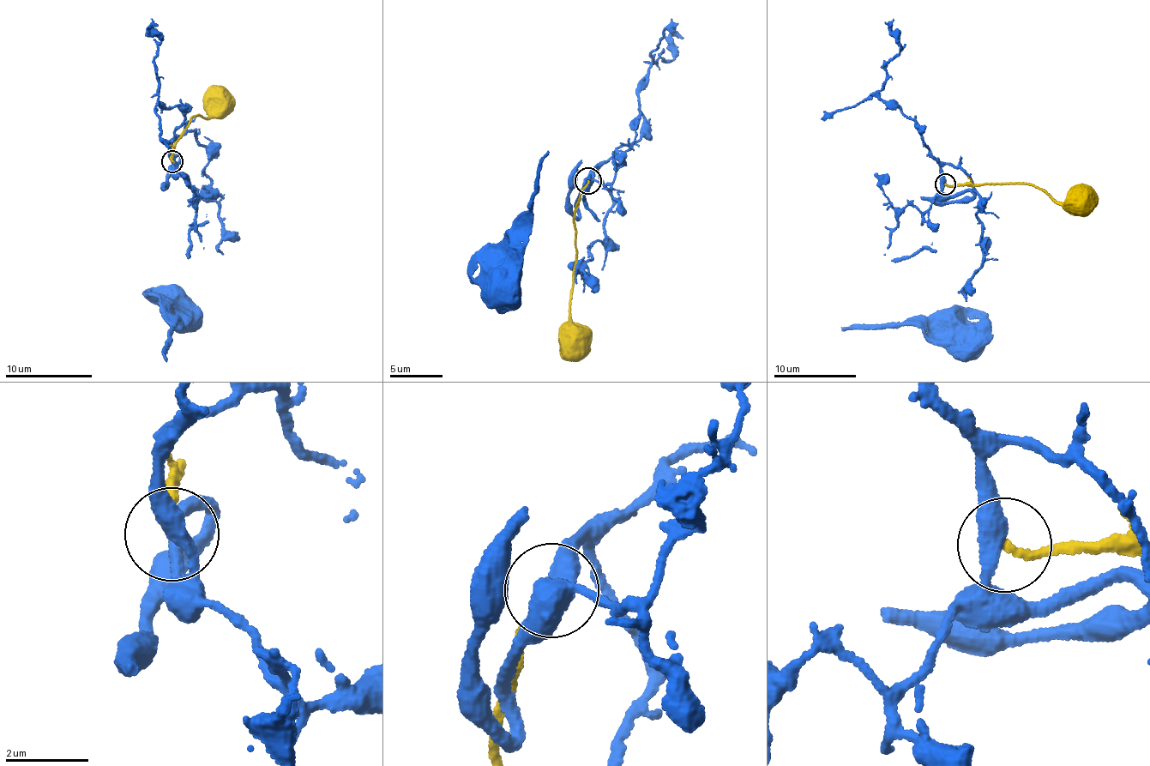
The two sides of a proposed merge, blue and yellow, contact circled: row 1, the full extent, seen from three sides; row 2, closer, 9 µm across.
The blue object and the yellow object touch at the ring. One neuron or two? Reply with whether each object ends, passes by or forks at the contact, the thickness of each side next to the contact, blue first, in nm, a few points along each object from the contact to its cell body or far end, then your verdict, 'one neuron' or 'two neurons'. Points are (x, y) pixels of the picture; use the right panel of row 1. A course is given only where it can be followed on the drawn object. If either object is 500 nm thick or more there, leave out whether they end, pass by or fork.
blue passes by; yellow ends there; 400 nm thick on the blue side, 190 nm on the other; blue runs (944, 184), (941, 169), (947, 164), (964, 169), (979, 200), (982, 268), (963, 289), (981, 331), (966, 343); yellow runs (944, 184), (1025, 183), (1044, 189), (1056, 202), (1063, 203), (1073, 196), (1080, 199); two neurons

